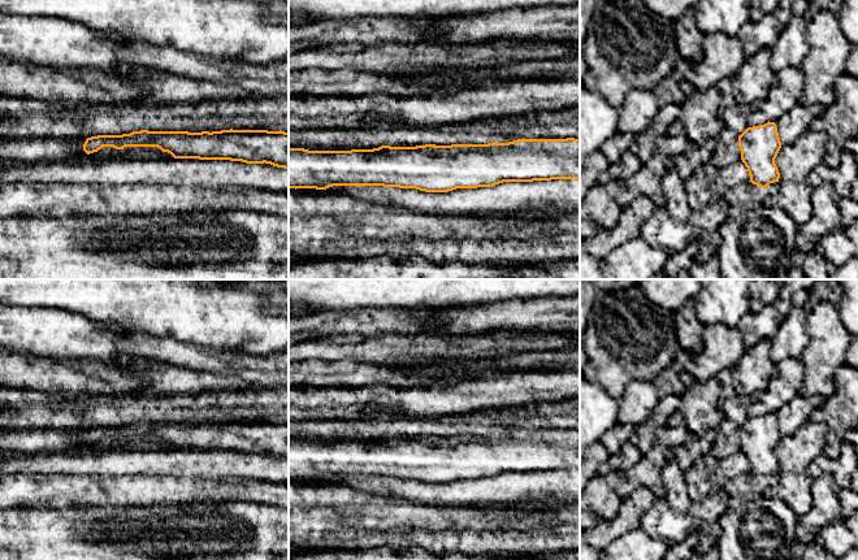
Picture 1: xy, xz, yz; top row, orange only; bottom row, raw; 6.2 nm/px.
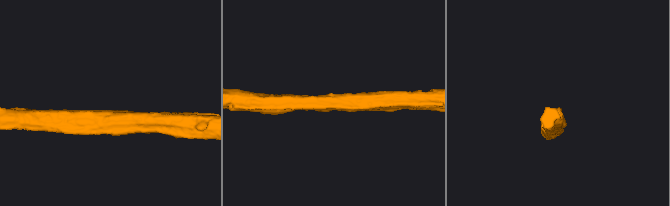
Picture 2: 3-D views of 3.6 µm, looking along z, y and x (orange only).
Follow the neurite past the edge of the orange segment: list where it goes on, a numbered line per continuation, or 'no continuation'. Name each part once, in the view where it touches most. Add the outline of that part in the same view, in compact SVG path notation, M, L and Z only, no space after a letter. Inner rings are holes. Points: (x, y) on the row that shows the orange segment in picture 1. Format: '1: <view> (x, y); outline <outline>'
no continuation

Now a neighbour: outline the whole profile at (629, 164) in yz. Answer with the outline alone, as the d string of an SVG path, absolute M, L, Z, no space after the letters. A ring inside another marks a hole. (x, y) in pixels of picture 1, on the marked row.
M627 151L620 157L618 165L621 169L621 179L627 179L641 169L642 162L630 151Z

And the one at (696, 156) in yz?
M706 147L690 148L685 155L677 155L668 161L670 166L673 166L680 178L686 182L693 170L699 165L710 161L711 152Z

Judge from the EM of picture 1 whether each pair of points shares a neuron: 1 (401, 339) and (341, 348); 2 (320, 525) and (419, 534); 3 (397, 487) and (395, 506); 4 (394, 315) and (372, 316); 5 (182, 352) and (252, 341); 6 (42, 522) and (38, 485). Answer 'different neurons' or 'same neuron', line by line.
1: same neuron
2: same neuron
3: different neurons
4: same neuron
5: different neurons
6: different neurons

